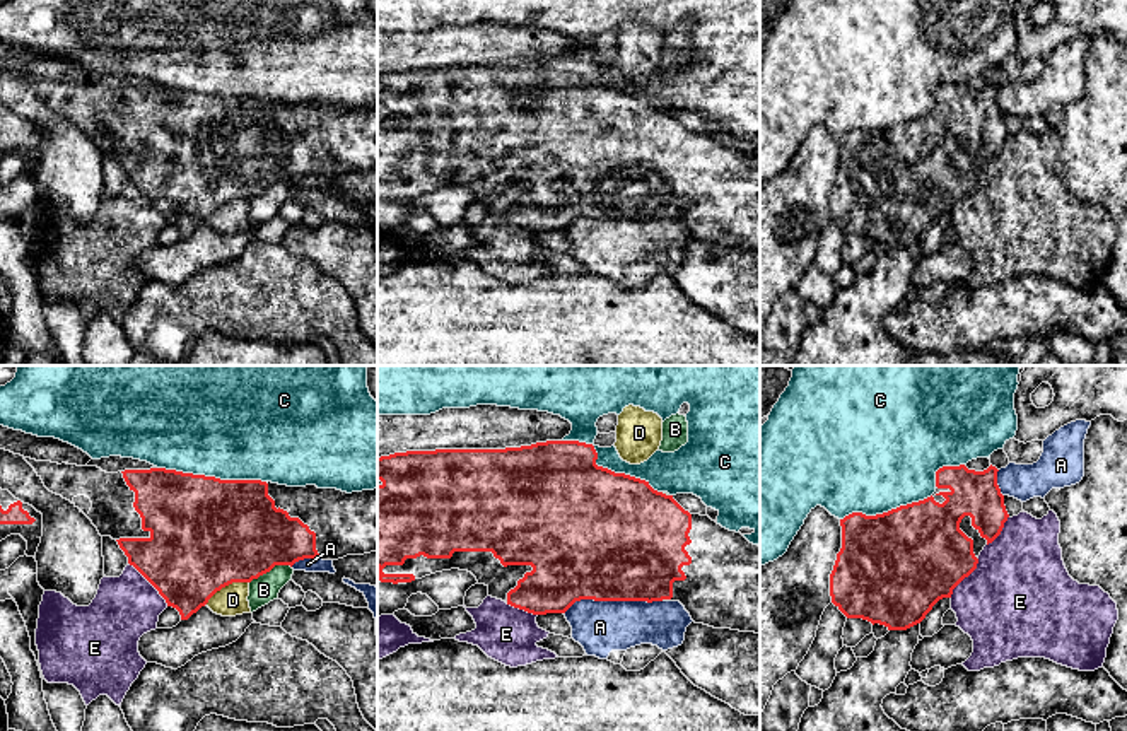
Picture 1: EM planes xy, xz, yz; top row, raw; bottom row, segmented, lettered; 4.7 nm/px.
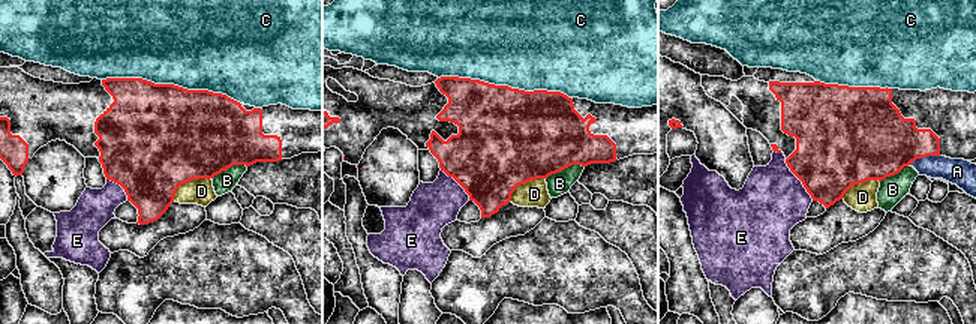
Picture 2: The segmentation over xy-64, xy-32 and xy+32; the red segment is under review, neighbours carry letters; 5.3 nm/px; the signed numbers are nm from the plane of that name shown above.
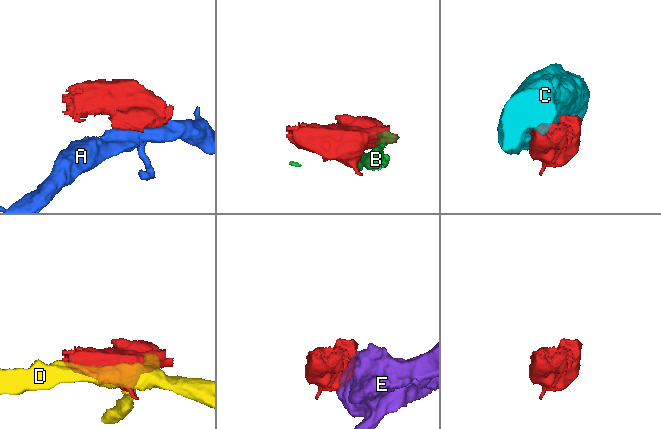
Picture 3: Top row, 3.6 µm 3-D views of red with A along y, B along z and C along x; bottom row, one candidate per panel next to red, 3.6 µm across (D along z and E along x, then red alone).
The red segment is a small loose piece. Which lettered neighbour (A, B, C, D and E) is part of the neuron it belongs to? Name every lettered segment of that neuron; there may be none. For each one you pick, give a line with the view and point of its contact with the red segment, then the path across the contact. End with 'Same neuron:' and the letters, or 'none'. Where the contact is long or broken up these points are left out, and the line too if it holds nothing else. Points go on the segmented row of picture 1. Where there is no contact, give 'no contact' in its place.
Same neuron: none

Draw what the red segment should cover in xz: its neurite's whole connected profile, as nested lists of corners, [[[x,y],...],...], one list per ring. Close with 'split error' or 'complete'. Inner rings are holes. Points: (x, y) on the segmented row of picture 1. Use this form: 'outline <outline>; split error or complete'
outline [[[546,441],[536,442],[531,446],[521,447],[505,447],[505,449],[435,449],[435,451],[406,451],[394,453],[389,456],[377,458],[377,480],[382,483],[377,485],[377,581],[381,582],[412,582],[415,579],[422,579],[425,576],[459,569],[471,572],[478,584],[485,584],[488,588],[488,596],[505,601],[507,605],[524,610],[533,615],[546,615],[546,613],[565,613],[575,601],[581,599],[594,599],[594,601],[680,601],[685,610],[690,613],[695,623],[704,623],[714,629],[731,629],[739,632],[755,632],[760,634],[760,547],[750,543],[741,533],[729,531],[712,521],[709,516],[690,514],[685,511],[673,495],[666,495],[663,492],[654,490],[649,482],[625,475],[615,473],[608,468],[596,465],[598,453],[593,444],[579,442],[579,441]]]; split error

